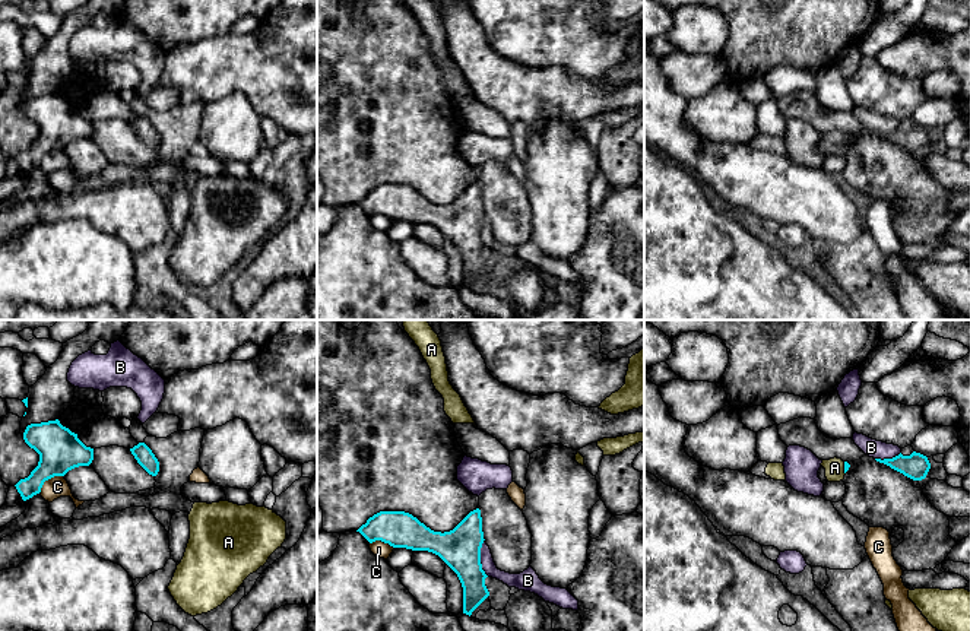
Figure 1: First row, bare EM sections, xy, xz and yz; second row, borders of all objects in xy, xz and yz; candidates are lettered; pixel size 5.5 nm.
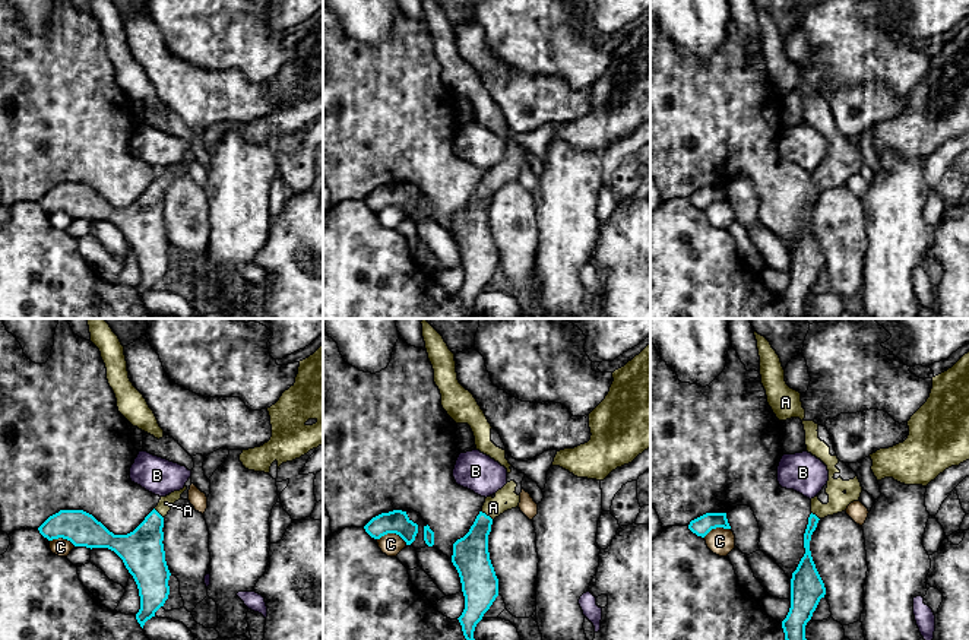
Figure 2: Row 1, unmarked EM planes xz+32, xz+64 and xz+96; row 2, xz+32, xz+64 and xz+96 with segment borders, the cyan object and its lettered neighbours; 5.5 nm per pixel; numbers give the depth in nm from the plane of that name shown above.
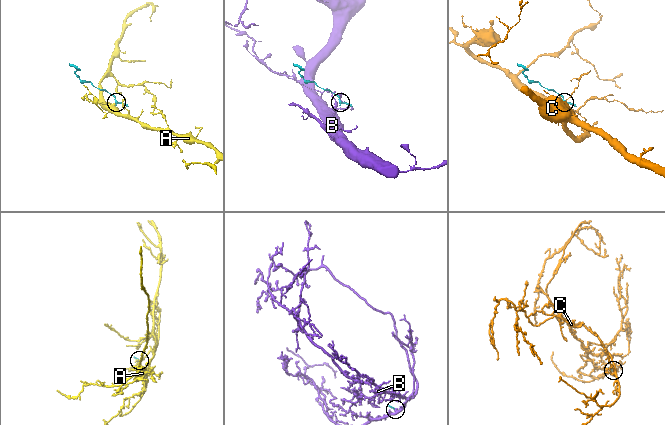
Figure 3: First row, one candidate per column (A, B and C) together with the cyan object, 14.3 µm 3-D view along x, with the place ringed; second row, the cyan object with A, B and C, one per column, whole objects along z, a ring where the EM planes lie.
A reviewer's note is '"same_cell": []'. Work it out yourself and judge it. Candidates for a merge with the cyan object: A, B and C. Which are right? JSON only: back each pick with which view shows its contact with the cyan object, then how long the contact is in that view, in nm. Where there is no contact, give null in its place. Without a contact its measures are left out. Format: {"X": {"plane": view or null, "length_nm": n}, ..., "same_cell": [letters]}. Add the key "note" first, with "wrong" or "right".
{"note": "wrong", "A": {"plane": "yz", "length_nm": 70}, "same_cell": ["A"]}

